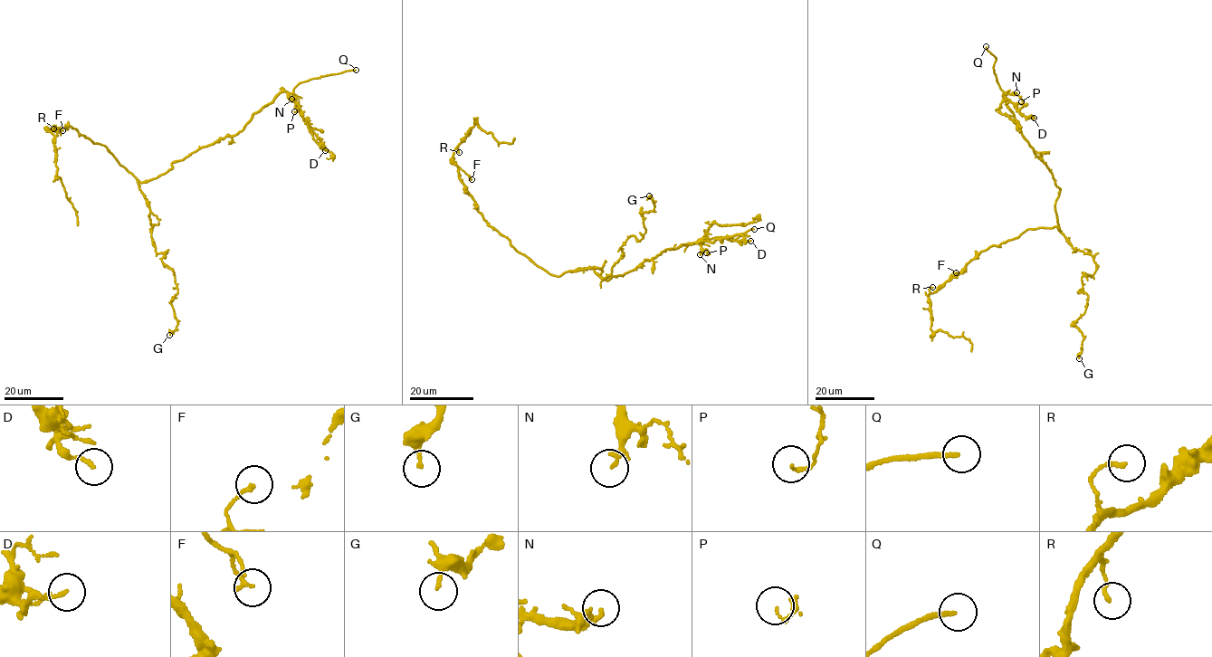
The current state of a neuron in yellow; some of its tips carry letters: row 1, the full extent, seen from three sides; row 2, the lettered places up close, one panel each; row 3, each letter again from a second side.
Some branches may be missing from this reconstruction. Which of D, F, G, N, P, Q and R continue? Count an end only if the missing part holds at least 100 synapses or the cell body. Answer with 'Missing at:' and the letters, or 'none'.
Missing at: Q

